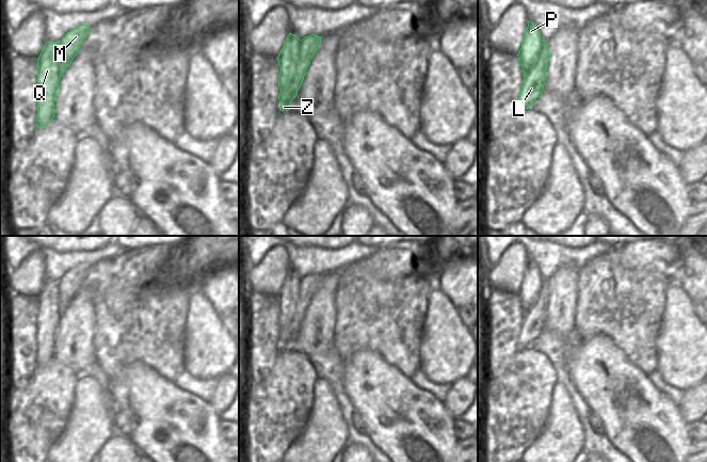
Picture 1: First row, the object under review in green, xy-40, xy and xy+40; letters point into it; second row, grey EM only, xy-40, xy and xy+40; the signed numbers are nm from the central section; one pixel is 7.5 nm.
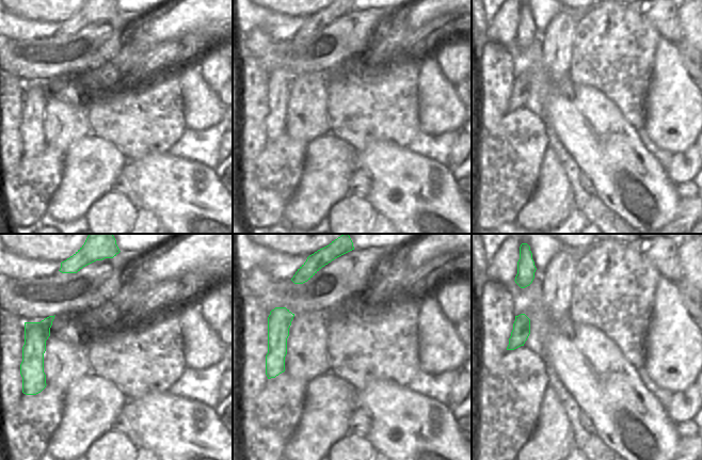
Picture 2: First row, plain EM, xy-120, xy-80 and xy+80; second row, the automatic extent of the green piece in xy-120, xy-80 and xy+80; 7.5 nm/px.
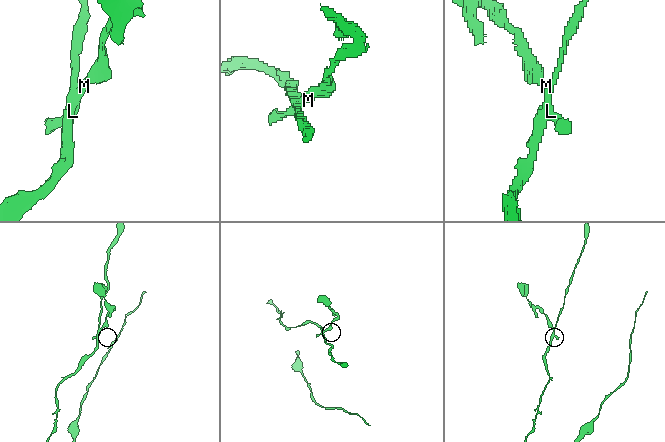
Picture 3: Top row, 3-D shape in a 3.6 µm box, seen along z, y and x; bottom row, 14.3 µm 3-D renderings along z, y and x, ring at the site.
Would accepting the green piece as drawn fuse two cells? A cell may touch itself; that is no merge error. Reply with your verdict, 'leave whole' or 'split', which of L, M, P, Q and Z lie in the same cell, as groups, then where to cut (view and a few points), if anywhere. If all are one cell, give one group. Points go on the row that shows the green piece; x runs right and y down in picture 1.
split | L M / P Q Z | xy (302, 41), (298, 68), (291, 84), (293, 97)

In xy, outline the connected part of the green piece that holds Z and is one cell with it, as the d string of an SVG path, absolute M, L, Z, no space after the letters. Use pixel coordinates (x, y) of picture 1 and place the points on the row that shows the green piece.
M289 33L276 58L280 67L280 74L278 76L278 86L280 89L278 99L280 101L280 111L288 111L291 109L291 101L294 98L291 91L291 84L298 69L301 44L302 41L298 36Z

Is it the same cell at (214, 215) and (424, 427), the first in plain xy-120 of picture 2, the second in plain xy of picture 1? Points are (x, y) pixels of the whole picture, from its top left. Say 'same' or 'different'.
same

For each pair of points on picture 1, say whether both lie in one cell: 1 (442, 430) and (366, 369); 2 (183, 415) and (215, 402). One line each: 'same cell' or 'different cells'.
1: same cell
2: different cells

